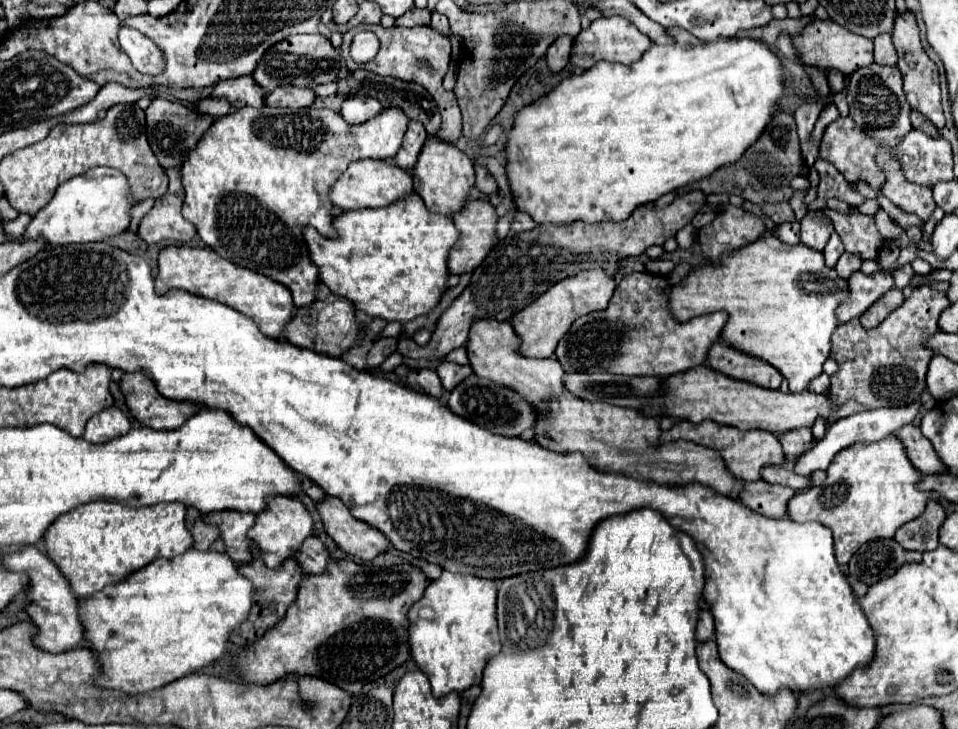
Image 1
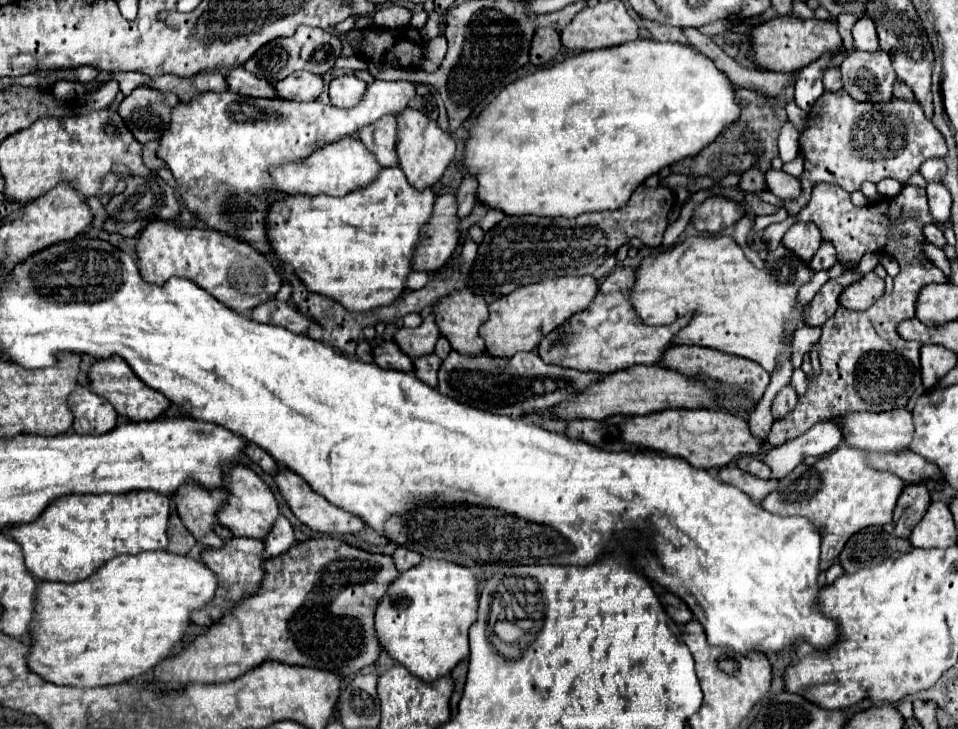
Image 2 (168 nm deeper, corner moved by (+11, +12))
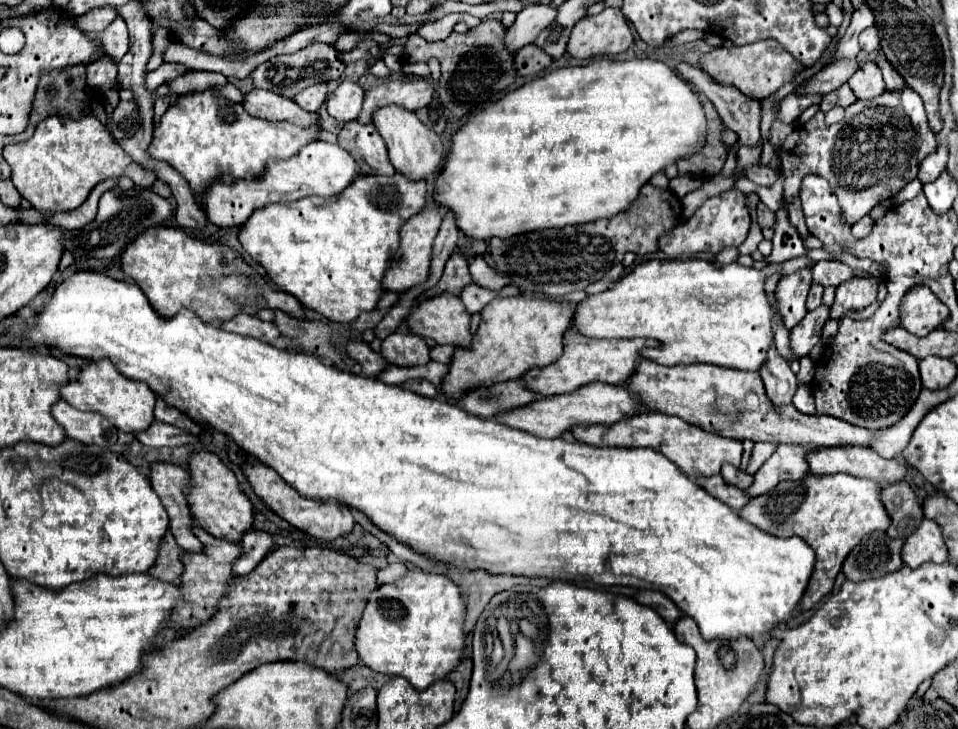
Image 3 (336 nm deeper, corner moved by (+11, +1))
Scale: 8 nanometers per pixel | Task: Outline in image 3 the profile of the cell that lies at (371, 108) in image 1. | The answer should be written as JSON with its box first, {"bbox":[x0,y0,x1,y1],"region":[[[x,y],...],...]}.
{"bbox":[326,79,364,121],"region":[[[346,79],[330,93],[326,109],[338,121],[354,121],[362,111],[362,101],[364,91],[360,89],[360,85]]]}

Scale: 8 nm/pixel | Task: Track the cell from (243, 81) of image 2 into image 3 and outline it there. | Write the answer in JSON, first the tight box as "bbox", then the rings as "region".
{"bbox":[242,89,318,125],"region":[[[254,89],[250,93],[244,93],[242,107],[258,117],[270,119],[270,121],[290,121],[294,125],[312,125],[312,121],[318,123],[318,113],[308,113],[300,109],[292,99],[280,97],[272,91]]]}

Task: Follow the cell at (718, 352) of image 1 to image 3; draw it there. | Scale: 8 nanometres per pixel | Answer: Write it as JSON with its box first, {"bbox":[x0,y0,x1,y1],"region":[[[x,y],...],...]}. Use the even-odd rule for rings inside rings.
{"bbox":[626,359,878,447],"region":[[[648,359],[640,361],[640,369],[636,369],[636,377],[626,385],[632,393],[640,397],[644,405],[656,409],[660,413],[676,415],[692,425],[702,427],[704,431],[722,433],[724,437],[736,439],[752,439],[752,441],[770,441],[770,443],[796,443],[796,445],[814,445],[814,447],[844,447],[844,445],[860,445],[868,447],[872,439],[876,439],[878,431],[856,427],[842,419],[834,417],[816,417],[804,415],[794,405],[786,405],[776,409],[764,391],[762,377],[752,371],[726,369],[708,363],[694,365],[674,365],[666,367],[660,363],[652,363]],[[748,391],[758,393],[760,409],[748,411],[744,403],[744,395]]]}

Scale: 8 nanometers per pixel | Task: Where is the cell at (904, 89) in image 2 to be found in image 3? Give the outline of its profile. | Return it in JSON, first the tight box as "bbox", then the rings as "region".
{"bbox":[874,53,906,91],"region":[[[880,53],[876,59],[874,59],[876,63],[880,63],[880,69],[882,69],[882,73],[884,73],[884,83],[886,83],[886,89],[892,89],[892,91],[902,91],[904,87],[906,87],[906,83],[904,83],[904,79],[892,69],[892,65],[888,65],[888,61],[886,61],[886,57]]]}

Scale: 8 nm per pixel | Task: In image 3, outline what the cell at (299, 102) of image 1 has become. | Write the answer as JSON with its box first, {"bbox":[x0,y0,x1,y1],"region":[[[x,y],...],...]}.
{"bbox":[294,83,328,113],"region":[[[318,83],[318,85],[312,85],[312,87],[304,89],[304,91],[300,91],[300,93],[294,97],[294,101],[296,101],[304,111],[316,113],[316,111],[322,107],[322,103],[326,101],[326,93],[328,93],[326,83]]]}

